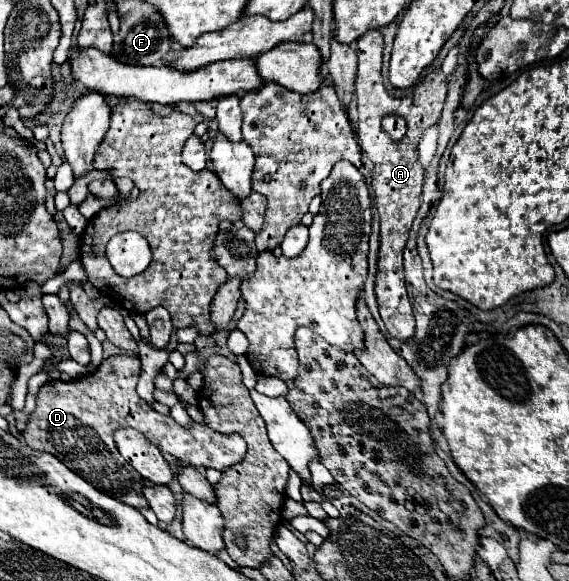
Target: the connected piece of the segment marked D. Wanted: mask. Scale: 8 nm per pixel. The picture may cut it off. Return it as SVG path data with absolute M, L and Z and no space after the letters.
M119 354L101 362L99 370L75 378L69 382L49 380L37 394L37 408L29 416L23 438L29 448L45 450L57 456L67 468L85 478L97 490L141 510L147 508L147 500L143 496L145 482L133 470L129 472L123 456L119 454L113 432L119 426L137 426L145 430L145 436L159 444L159 450L169 454L181 454L181 462L189 466L205 466L215 470L231 468L241 462L247 452L247 444L237 434L221 434L211 430L205 424L191 422L189 428L177 424L171 416L163 416L155 412L145 400L135 392L137 380L141 372L141 362L137 356Z

